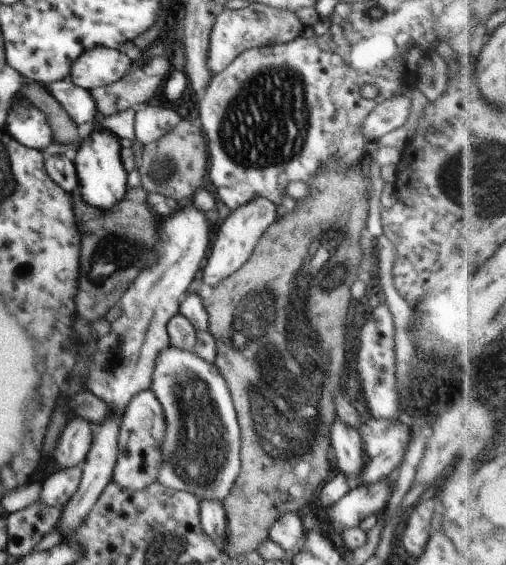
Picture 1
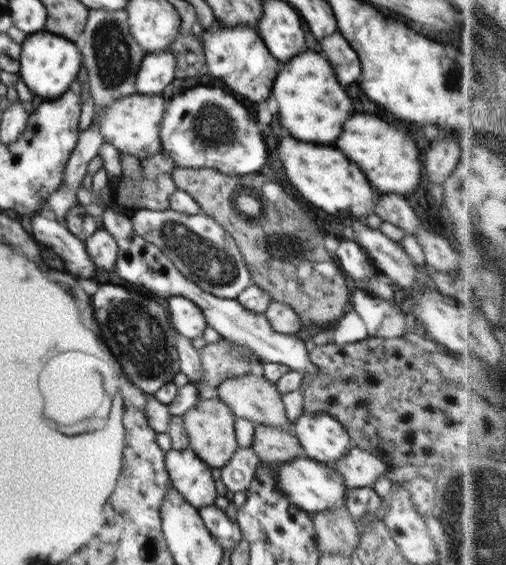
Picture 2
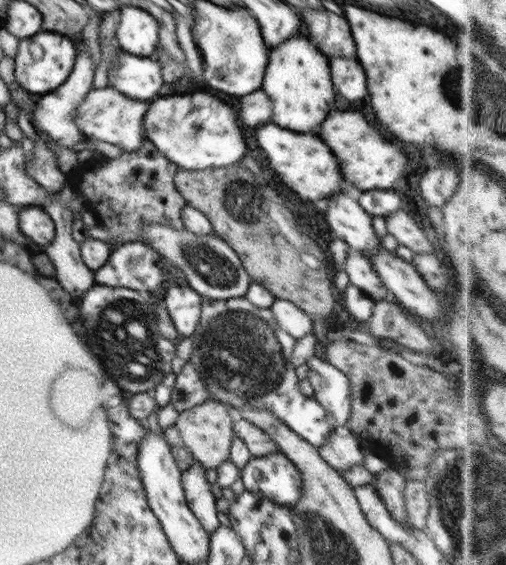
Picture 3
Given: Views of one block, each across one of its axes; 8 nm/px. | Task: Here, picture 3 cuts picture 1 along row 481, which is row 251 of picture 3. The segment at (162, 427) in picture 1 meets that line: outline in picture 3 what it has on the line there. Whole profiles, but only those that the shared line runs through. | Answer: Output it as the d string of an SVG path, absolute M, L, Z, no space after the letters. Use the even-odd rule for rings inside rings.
M131 242L111 252L109 260L94 272L95 285L130 288L139 292L168 288L169 270L159 254L141 242Z

